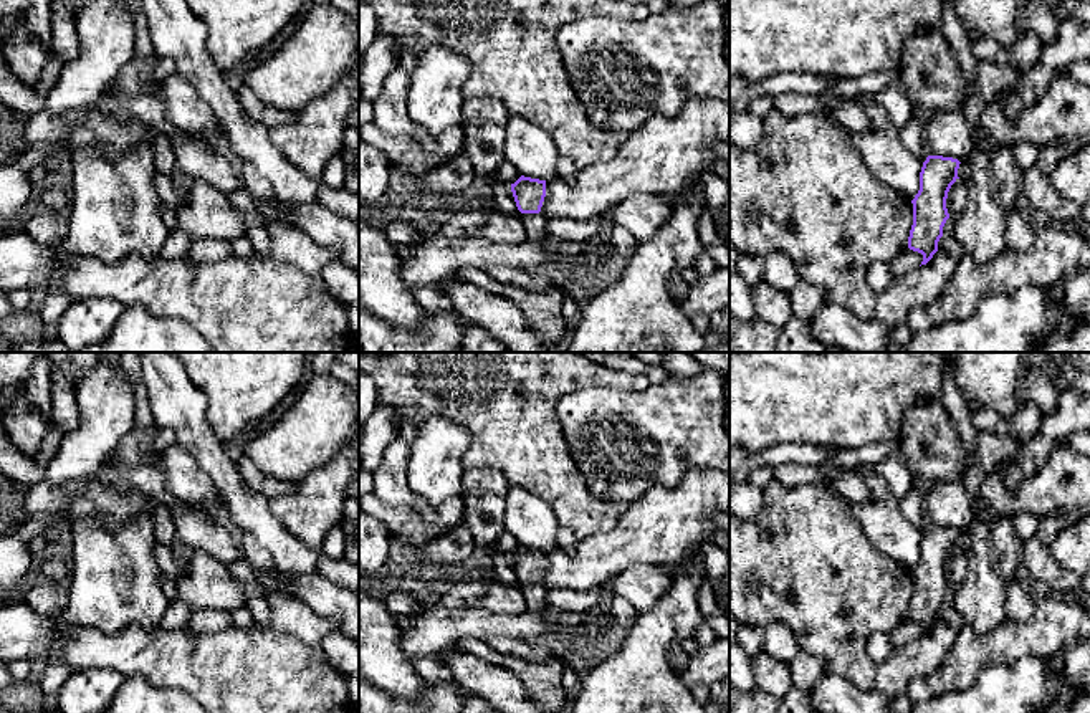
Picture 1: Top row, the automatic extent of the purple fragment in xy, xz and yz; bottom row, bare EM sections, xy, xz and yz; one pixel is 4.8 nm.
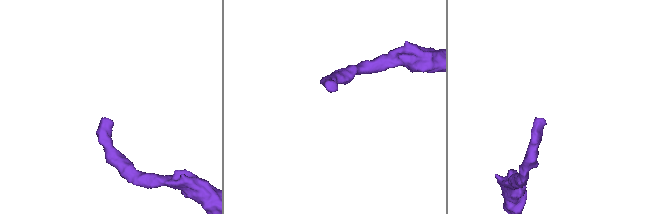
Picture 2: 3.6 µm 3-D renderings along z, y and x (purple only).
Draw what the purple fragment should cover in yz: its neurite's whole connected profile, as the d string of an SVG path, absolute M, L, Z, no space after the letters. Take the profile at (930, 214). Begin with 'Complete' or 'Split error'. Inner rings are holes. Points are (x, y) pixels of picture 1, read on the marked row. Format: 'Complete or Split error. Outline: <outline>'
Complete. Outline: M928 156L920 172L920 190L911 200L913 225L908 248L923 255L926 265L938 251L943 227L949 218L946 199L951 185L959 179L959 160L943 156Z

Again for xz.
Split error. Outline: M521 175L514 184L511 184L511 192L516 207L521 212L528 240L533 243L547 242L547 218L539 213L546 197L546 180Z

